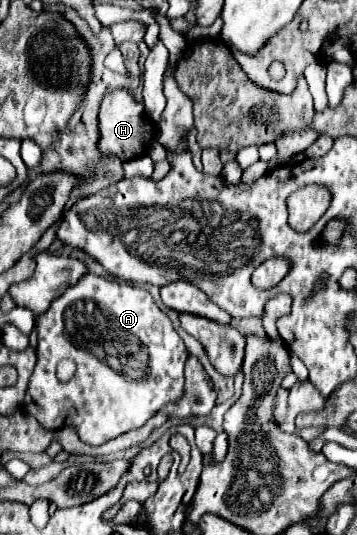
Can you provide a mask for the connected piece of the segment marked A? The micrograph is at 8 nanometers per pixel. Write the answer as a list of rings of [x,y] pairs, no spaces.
[[[86,274],[76,286],[68,288],[58,300],[54,300],[54,304],[48,308],[48,312],[40,314],[36,320],[38,320],[38,362],[36,362],[36,368],[34,368],[34,372],[32,372],[30,380],[28,380],[28,390],[26,392],[32,398],[34,406],[38,406],[48,416],[46,420],[38,422],[44,430],[54,432],[54,430],[62,430],[62,428],[70,426],[70,428],[76,430],[78,438],[84,444],[102,446],[108,440],[114,440],[114,438],[118,438],[118,436],[122,436],[122,434],[126,434],[126,432],[130,432],[134,428],[144,426],[146,420],[152,418],[164,404],[176,402],[182,396],[182,390],[184,390],[184,362],[188,360],[188,350],[186,350],[182,338],[172,328],[170,318],[154,304],[152,296],[146,290],[134,288],[130,284],[118,284],[118,282],[100,278],[96,274]]]

